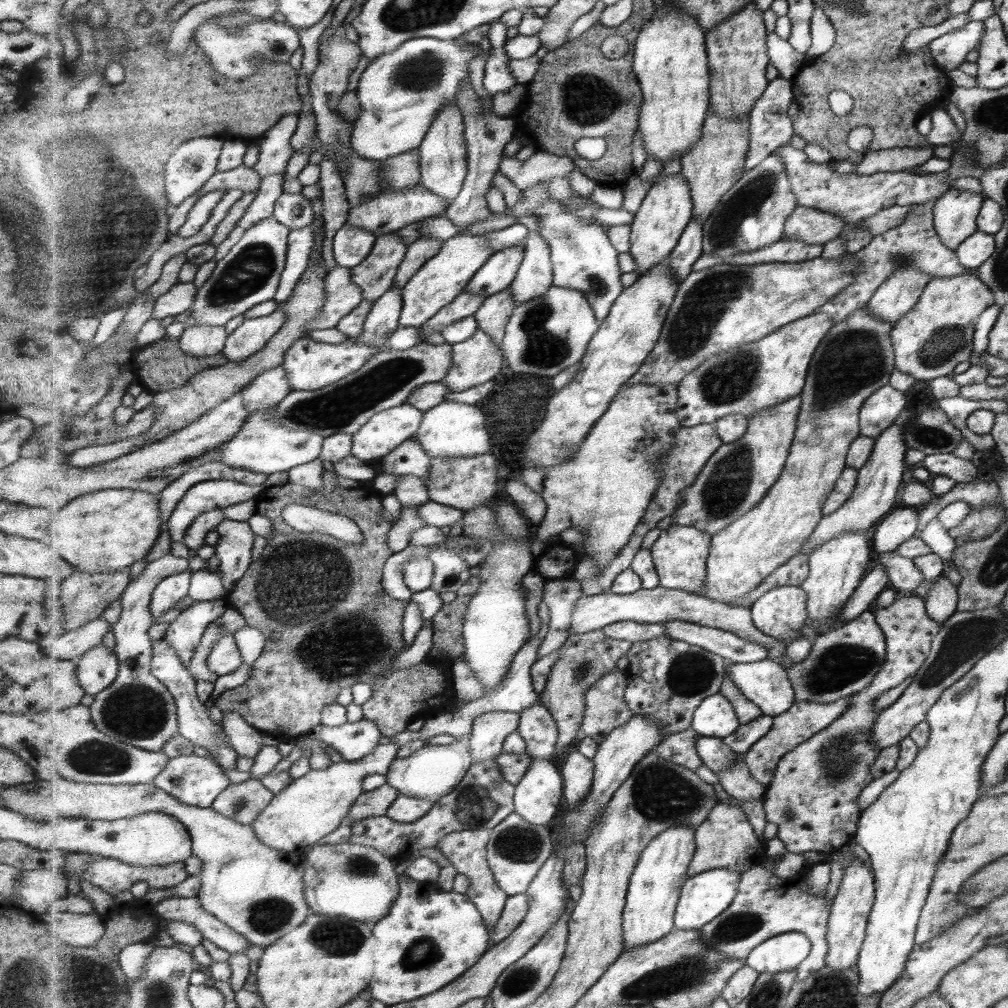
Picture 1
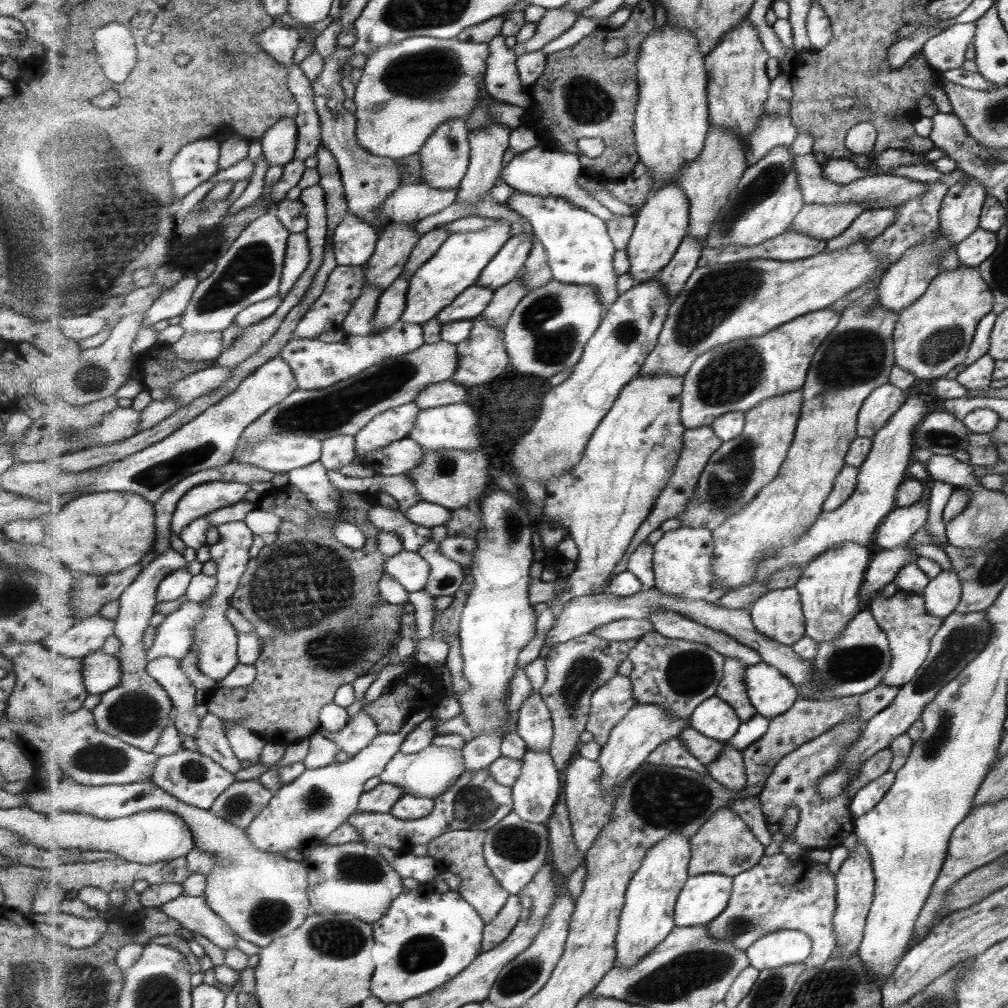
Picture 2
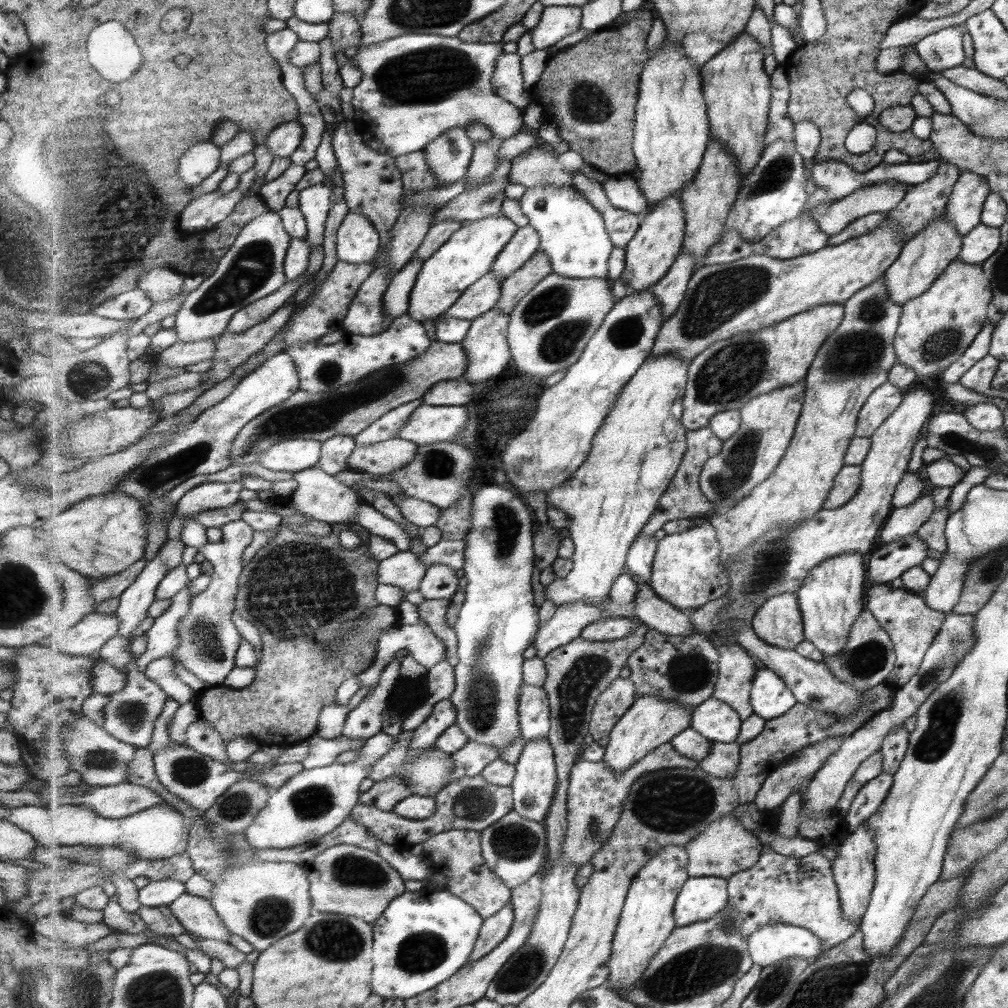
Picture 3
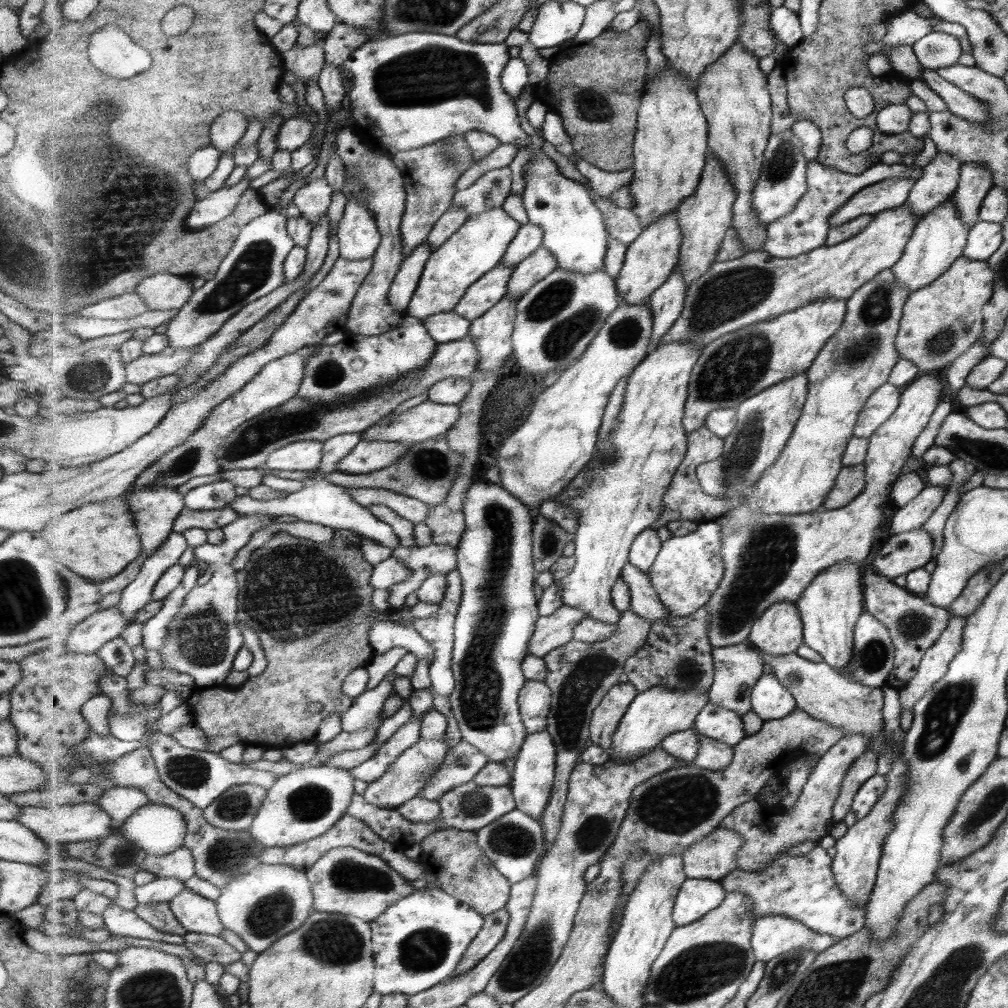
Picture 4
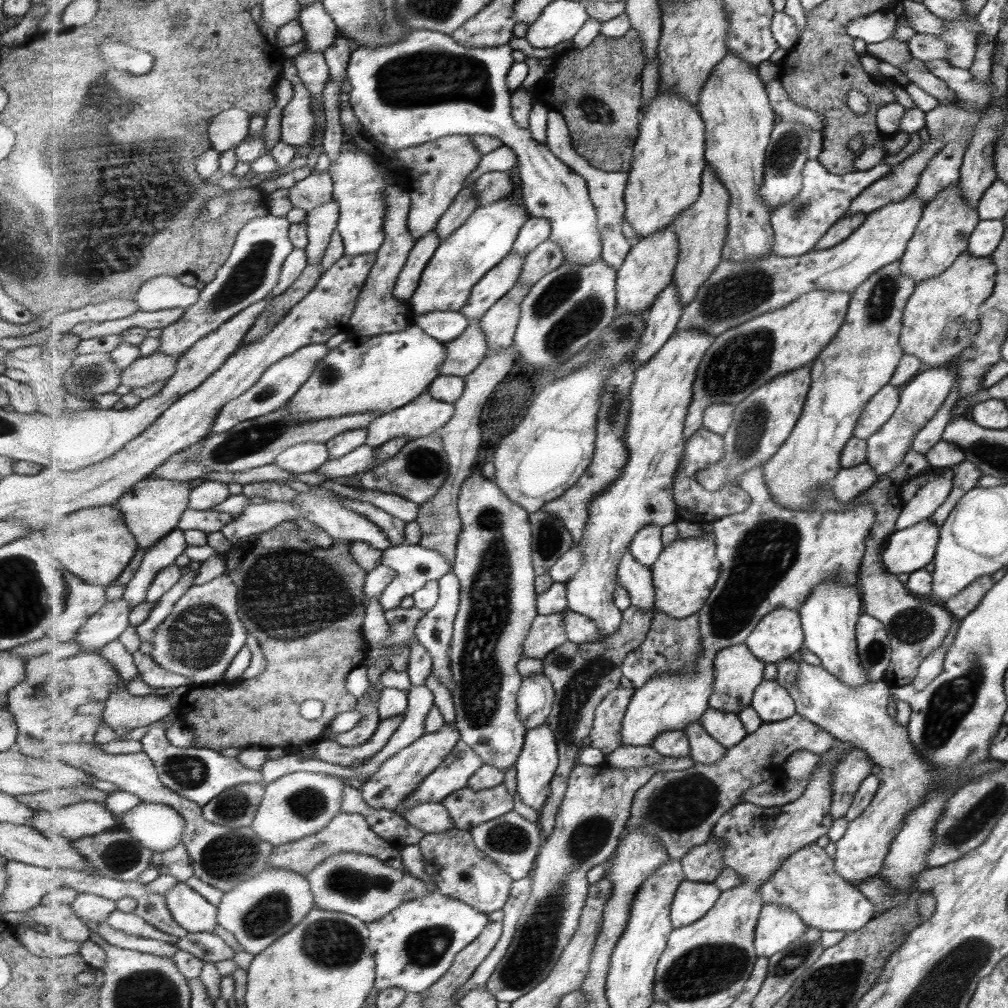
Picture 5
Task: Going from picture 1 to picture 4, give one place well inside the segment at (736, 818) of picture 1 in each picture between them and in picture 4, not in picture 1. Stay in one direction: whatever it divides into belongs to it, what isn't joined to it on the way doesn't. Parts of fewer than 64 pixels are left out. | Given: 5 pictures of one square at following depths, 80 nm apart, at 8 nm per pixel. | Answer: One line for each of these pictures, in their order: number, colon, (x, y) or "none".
2: (725, 844)
3: (726, 847)
4: (716, 855)

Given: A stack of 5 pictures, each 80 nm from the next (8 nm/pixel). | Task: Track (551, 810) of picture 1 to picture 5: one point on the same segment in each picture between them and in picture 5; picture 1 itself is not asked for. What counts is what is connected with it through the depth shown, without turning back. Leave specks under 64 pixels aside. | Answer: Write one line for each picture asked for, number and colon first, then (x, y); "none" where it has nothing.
2: (536, 792)
3: (536, 781)
4: (533, 779)
5: (536, 767)

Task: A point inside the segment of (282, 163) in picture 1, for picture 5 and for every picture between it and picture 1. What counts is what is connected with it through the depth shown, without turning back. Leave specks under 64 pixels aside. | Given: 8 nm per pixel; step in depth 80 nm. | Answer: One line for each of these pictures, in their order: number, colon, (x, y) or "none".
2: (279, 143)
3: (282, 142)
4: (295, 132)
5: (297, 124)

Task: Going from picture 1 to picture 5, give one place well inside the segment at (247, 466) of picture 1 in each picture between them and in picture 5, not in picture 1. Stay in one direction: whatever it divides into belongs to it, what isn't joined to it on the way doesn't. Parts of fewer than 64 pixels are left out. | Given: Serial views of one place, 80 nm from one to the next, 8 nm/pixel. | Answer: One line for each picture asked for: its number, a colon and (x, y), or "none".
2: (281, 453)
3: (296, 455)
4: (304, 456)
5: (307, 457)

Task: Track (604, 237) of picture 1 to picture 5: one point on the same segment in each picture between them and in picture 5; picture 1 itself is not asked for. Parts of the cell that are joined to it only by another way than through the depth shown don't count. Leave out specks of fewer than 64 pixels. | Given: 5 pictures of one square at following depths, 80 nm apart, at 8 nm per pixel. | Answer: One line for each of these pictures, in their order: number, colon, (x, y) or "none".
2: (580, 250)
3: (573, 232)
4: (574, 228)
5: (427, 86)

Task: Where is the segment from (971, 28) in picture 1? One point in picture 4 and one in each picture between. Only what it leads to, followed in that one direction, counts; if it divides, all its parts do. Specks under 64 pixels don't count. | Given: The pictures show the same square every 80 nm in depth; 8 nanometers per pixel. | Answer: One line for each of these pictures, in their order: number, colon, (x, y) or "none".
2: (944, 51)
3: (943, 49)
4: (935, 50)

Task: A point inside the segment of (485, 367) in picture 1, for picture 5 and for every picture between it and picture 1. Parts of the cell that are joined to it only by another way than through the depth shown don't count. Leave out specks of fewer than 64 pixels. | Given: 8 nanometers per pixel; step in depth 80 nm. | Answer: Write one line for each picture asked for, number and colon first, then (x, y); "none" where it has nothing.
2: (483, 356)
3: (487, 345)
4: (493, 332)
5: (500, 323)

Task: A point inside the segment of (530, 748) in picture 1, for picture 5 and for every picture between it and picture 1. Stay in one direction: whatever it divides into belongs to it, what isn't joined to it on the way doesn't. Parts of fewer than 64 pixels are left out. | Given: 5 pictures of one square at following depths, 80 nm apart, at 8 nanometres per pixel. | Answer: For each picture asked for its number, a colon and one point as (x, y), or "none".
2: (535, 724)
3: (534, 710)
4: (535, 700)
5: (536, 697)

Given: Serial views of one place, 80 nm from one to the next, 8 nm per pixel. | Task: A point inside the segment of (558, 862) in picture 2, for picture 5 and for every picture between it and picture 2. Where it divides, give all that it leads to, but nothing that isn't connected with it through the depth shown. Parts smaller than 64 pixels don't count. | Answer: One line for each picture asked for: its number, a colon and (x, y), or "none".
3: (580, 672)
4: (580, 674)
5: (583, 674)

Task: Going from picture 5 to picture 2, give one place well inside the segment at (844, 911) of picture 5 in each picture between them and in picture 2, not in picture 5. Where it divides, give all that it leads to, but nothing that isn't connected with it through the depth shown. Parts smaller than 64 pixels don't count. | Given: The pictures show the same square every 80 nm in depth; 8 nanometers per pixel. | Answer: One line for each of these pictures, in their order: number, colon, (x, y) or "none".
2: (775, 894)
3: (779, 889)
4: (804, 887)

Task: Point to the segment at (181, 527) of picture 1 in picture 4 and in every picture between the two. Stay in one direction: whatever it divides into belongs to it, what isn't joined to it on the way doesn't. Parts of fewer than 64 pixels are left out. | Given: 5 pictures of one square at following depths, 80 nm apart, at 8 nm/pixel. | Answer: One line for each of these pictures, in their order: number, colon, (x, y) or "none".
2: (205, 498)
3: (213, 495)
4: (211, 495)

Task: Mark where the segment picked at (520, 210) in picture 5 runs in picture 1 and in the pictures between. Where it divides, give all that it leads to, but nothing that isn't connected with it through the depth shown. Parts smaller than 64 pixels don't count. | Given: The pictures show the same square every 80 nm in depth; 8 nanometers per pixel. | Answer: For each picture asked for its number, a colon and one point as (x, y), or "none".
1: (440, 281)
2: (458, 264)
3: (469, 255)
4: (479, 246)

